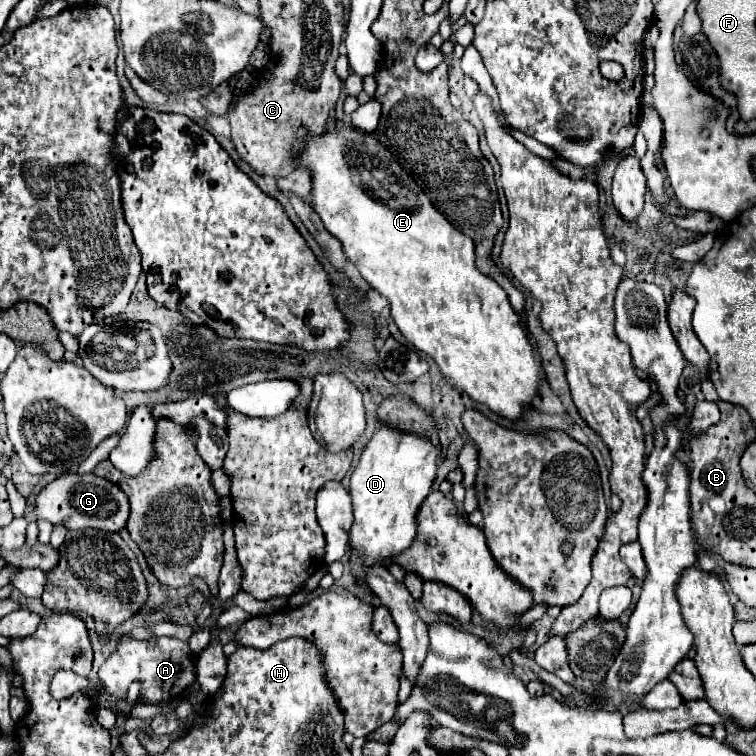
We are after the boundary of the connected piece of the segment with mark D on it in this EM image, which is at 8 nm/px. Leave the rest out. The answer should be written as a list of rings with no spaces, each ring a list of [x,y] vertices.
[[[380,426],[380,430],[374,432],[372,440],[366,444],[360,462],[350,478],[350,496],[354,500],[354,524],[350,530],[348,554],[350,554],[352,574],[356,578],[364,576],[366,568],[376,562],[388,564],[390,556],[400,554],[412,544],[416,536],[416,512],[424,502],[424,498],[428,496],[428,492],[432,490],[440,456],[442,456],[442,448],[438,448],[428,436],[416,432],[400,432],[388,426]]]

